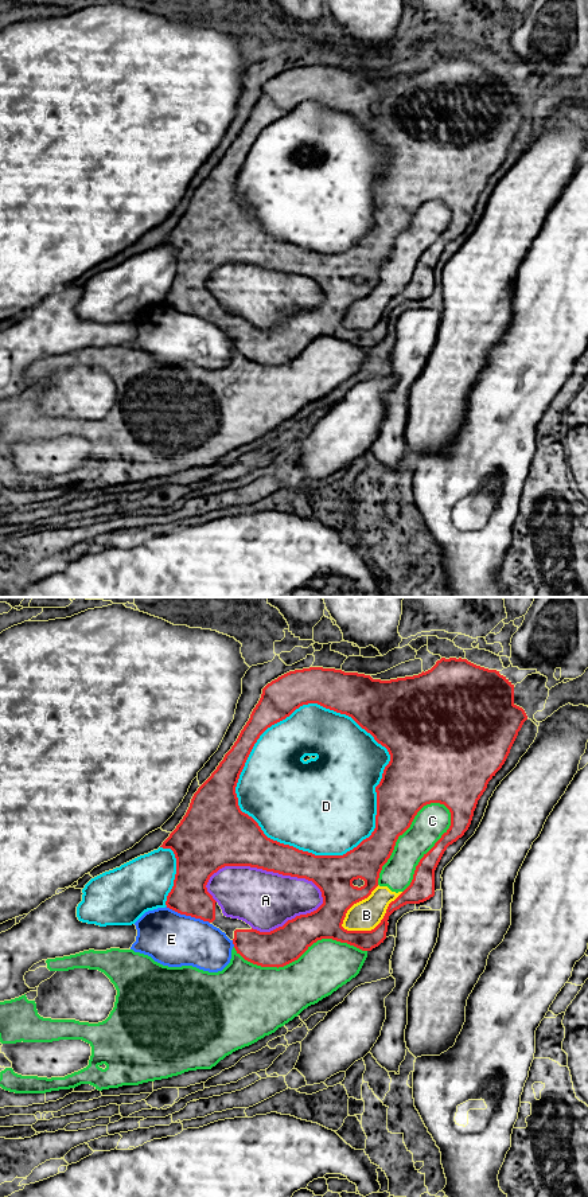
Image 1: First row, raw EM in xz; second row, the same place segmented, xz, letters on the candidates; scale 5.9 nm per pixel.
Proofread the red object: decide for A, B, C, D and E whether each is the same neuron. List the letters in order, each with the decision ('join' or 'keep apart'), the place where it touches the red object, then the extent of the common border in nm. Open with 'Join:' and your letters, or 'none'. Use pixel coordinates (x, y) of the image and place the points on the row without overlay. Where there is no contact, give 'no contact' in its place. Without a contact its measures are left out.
Join: none
A: keep apart; meets red in xz at (268, 268); contact 700 nm long
B: keep apart; meets red in xz at (377, 323); contact 420 nm long
C: keep apart; meets red in xz at (400, 232); contact 600 nm long
D: keep apart; meets red in xz at (298, 105); contact 950 nm long
E: keep apart; meets red in xz at (187, 312); contact 280 nm long

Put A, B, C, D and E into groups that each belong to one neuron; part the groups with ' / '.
A B C / D / E

